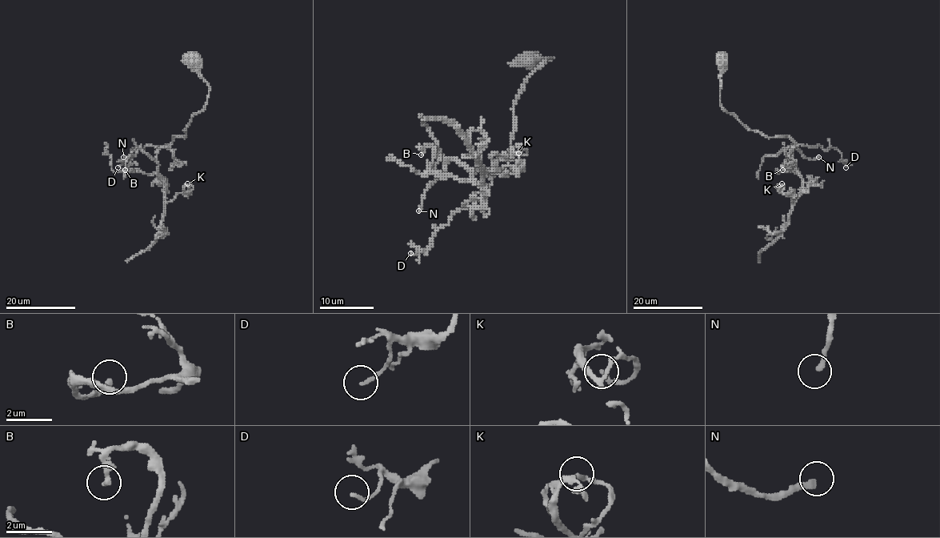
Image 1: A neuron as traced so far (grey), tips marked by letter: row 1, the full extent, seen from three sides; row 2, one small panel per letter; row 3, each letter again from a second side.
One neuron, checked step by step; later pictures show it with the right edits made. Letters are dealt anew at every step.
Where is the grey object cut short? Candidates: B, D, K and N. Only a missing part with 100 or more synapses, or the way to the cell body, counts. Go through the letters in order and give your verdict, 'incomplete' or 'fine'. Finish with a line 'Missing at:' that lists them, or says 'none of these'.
B: fine
D: fine
K: fine
N: fine
Missing at: none of these

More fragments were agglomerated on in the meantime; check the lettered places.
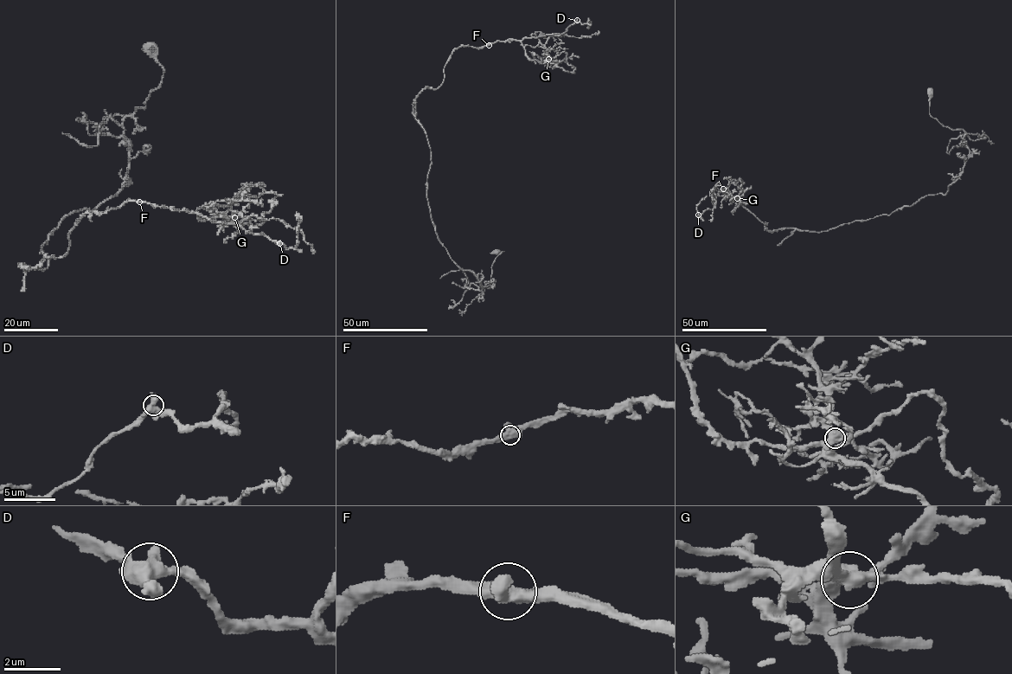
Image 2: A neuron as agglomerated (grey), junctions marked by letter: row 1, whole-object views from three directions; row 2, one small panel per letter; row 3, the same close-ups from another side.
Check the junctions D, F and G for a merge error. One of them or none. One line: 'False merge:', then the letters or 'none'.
False merge: G

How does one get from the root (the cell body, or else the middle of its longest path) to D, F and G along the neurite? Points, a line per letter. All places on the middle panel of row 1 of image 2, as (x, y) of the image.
D: (496, 252), (481, 292), (438, 240), (431, 150), (413, 101), (441, 85), (455, 48), (559, 35), (577, 20)
F: (496, 252), (481, 292), (438, 240), (431, 150), (413, 109), (421, 91), (441, 85), (455, 48), (489, 45)
G: (496, 252), (481, 292), (438, 240), (413, 101), (462, 46), (518, 40), (548, 59)

